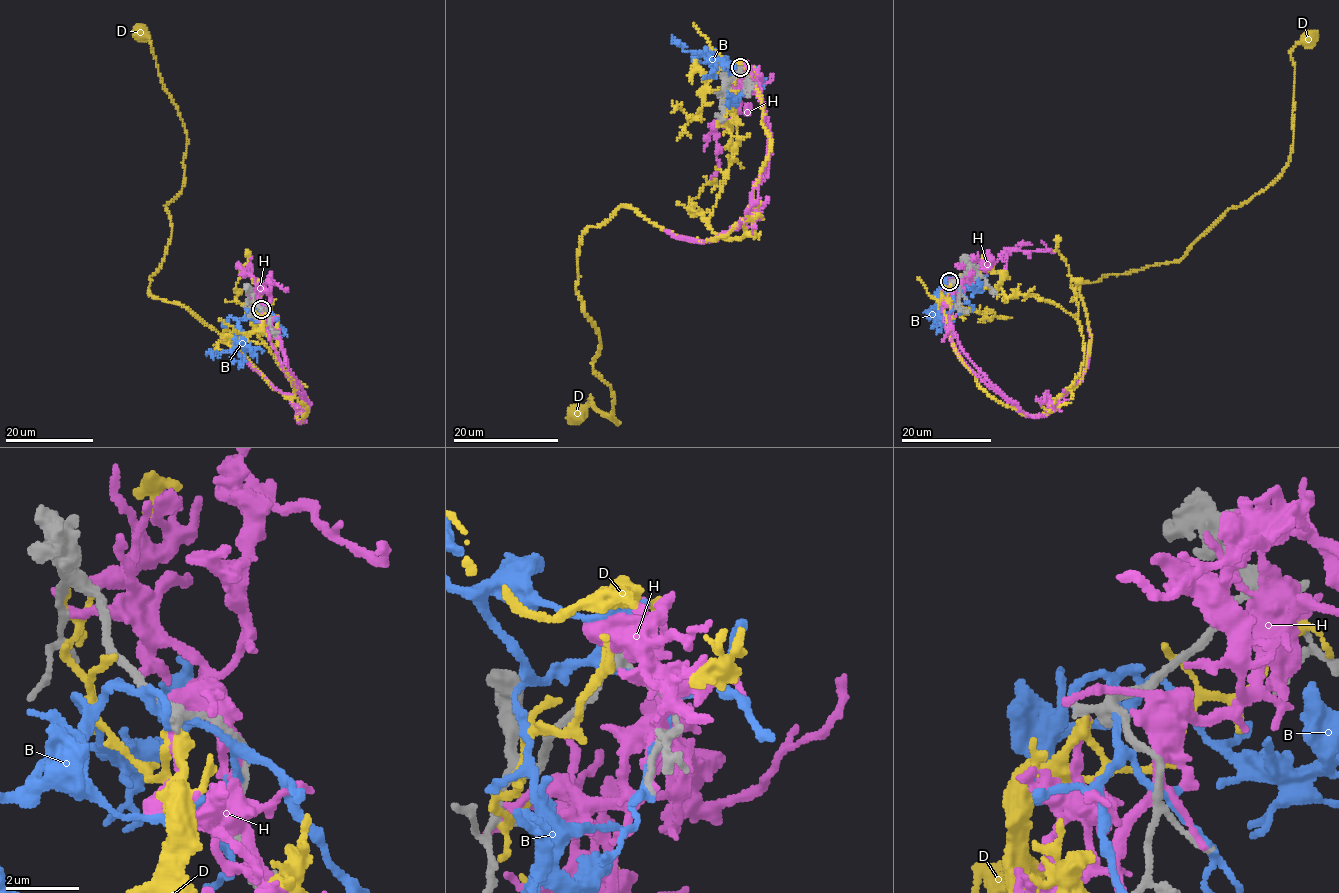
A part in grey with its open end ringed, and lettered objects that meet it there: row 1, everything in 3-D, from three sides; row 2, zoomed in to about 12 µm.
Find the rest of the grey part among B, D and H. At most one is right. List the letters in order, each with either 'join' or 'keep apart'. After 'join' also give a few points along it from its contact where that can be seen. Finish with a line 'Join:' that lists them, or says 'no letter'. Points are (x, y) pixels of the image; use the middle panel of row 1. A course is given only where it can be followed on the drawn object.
B: keep apart
D: keep apart
H: keep apart
Join: no letter

